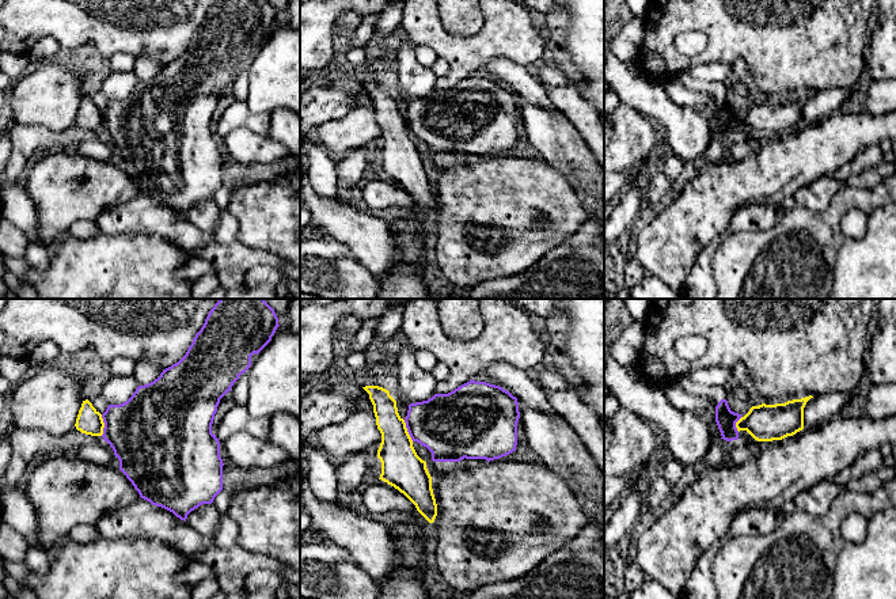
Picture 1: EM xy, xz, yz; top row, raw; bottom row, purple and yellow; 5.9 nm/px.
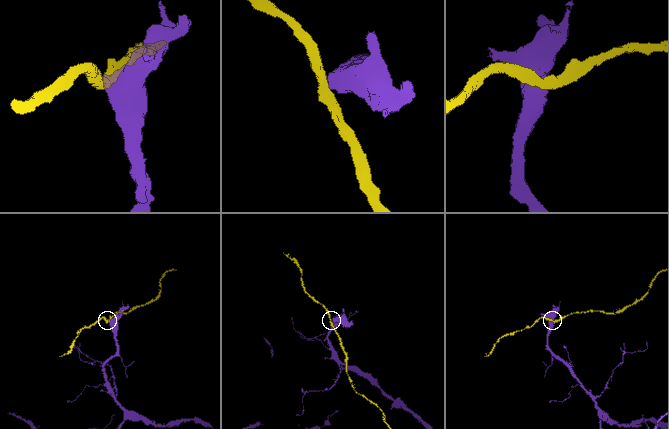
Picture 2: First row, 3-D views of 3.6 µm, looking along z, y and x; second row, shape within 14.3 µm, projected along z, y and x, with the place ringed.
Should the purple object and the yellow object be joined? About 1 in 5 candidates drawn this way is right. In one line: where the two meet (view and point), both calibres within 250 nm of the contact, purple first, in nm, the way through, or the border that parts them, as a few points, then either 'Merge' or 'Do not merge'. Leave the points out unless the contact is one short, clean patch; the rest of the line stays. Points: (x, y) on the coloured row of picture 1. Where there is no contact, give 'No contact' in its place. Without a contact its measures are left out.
Touches purple at xy (105, 425). Thickness 440 nm (purple) against 150 nm. Boundary: xy (101, 414), (103, 423), (102, 435). Do not merge

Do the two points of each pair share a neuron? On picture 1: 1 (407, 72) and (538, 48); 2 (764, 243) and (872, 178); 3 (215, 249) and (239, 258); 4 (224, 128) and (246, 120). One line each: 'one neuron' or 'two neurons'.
1: two neurons
2: two neurons
3: one neuron
4: one neuron

